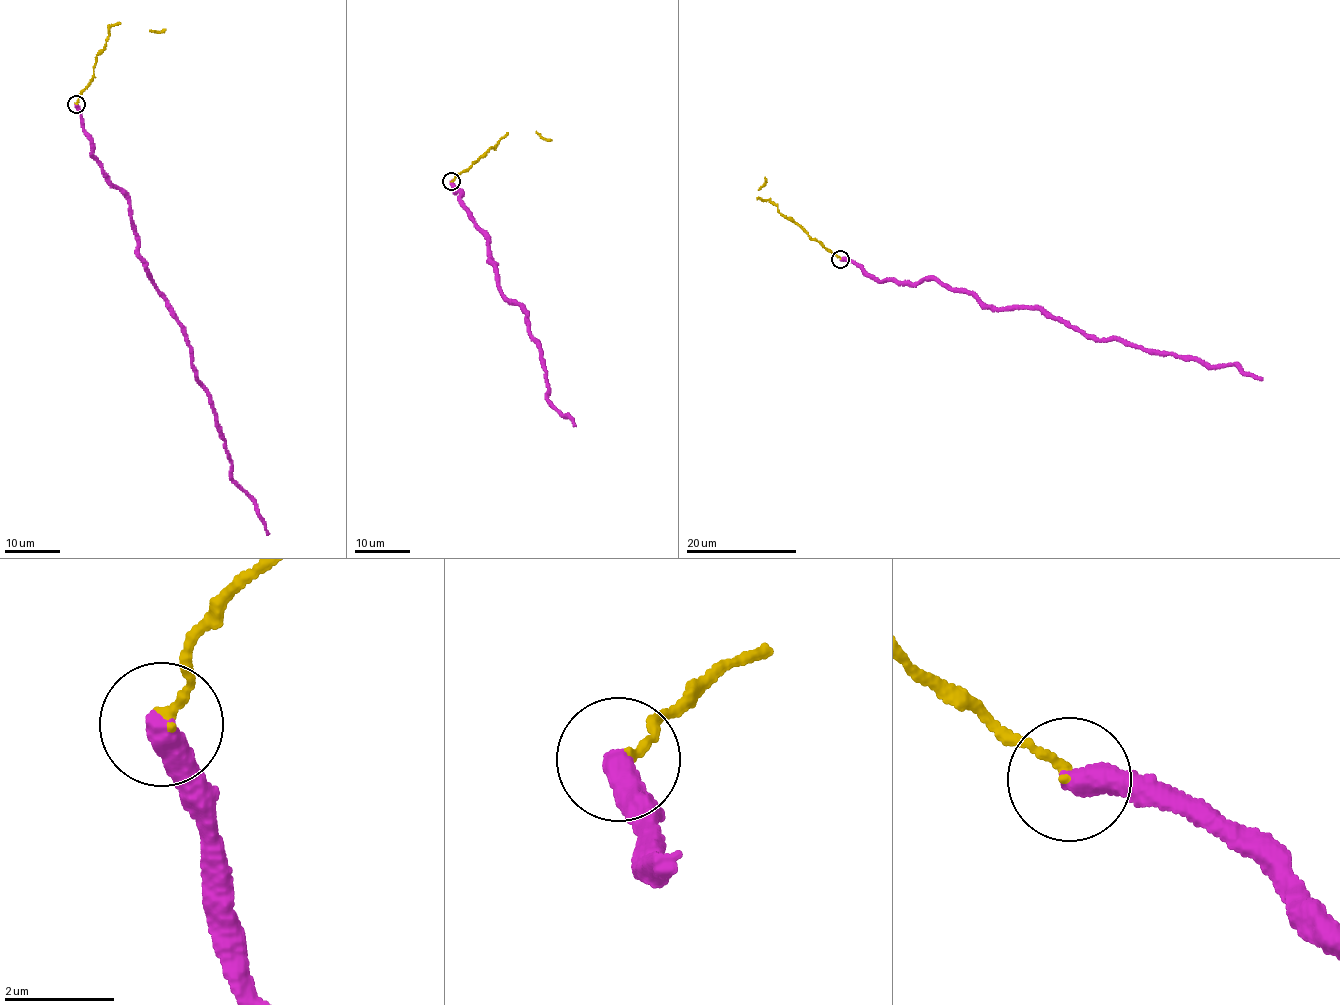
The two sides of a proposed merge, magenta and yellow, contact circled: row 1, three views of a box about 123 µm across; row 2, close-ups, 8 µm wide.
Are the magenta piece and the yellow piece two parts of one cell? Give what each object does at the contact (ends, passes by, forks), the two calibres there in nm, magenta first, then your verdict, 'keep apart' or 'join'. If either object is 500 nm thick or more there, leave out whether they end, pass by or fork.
magenta ends; yellow ends; calibres 480 and 180 nm; keep apart

